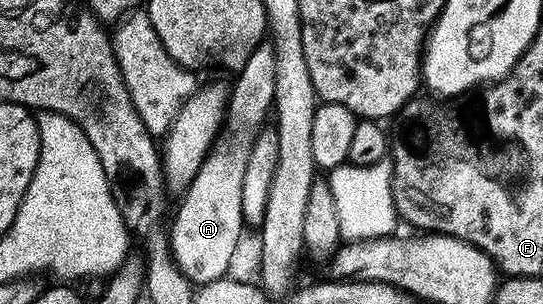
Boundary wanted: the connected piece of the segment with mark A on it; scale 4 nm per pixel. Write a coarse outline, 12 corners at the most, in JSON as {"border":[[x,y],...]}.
{"border":[[274,49],[248,57],[225,135],[168,227],[191,284],[223,278],[242,239],[246,162],[274,106]]}

